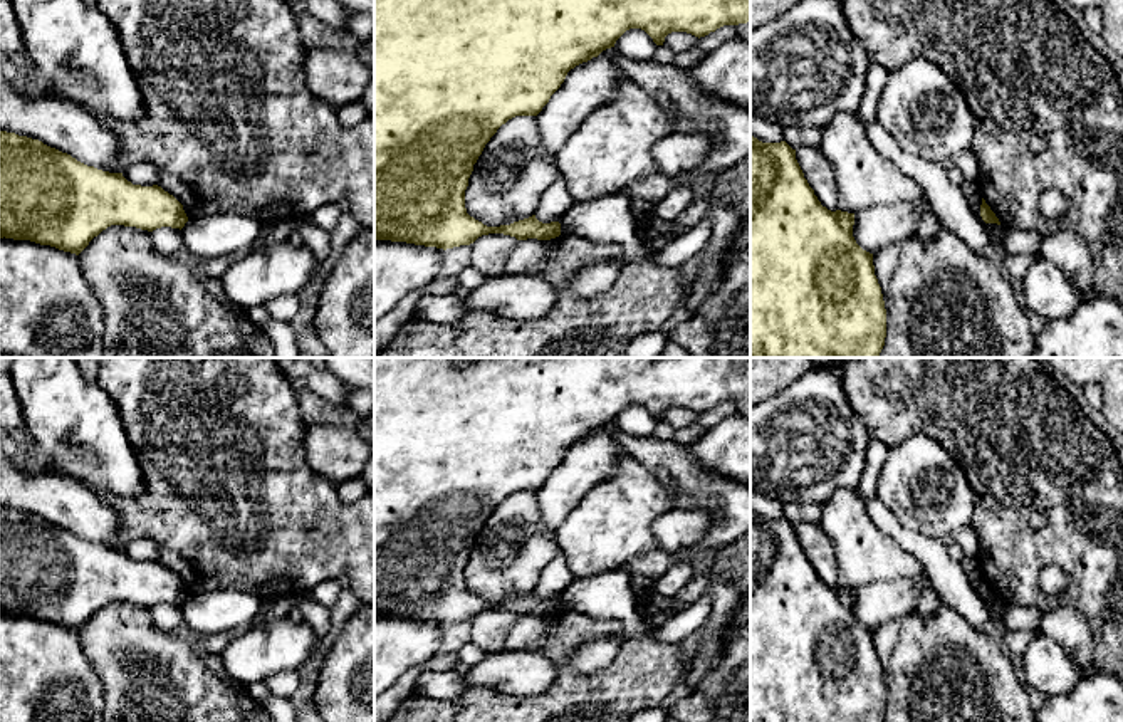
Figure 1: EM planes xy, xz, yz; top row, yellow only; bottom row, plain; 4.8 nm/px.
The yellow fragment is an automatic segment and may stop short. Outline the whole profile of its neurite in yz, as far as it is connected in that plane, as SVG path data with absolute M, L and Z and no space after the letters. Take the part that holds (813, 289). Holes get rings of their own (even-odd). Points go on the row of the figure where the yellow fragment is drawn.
M750 134L750 358L878 358L886 337L886 309L881 294L881 287L875 275L873 254L863 250L853 237L854 213L848 212L831 212L821 205L814 190L809 186L804 173L796 160L796 149L792 149L786 141L781 143L762 143Z

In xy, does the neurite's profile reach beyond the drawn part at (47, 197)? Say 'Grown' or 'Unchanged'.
Unchanged

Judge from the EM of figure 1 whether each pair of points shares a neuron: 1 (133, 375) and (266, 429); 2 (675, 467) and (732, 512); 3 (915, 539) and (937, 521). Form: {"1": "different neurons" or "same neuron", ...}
{"1": "same neuron", "2": "same neuron", "3": "different neurons"}

